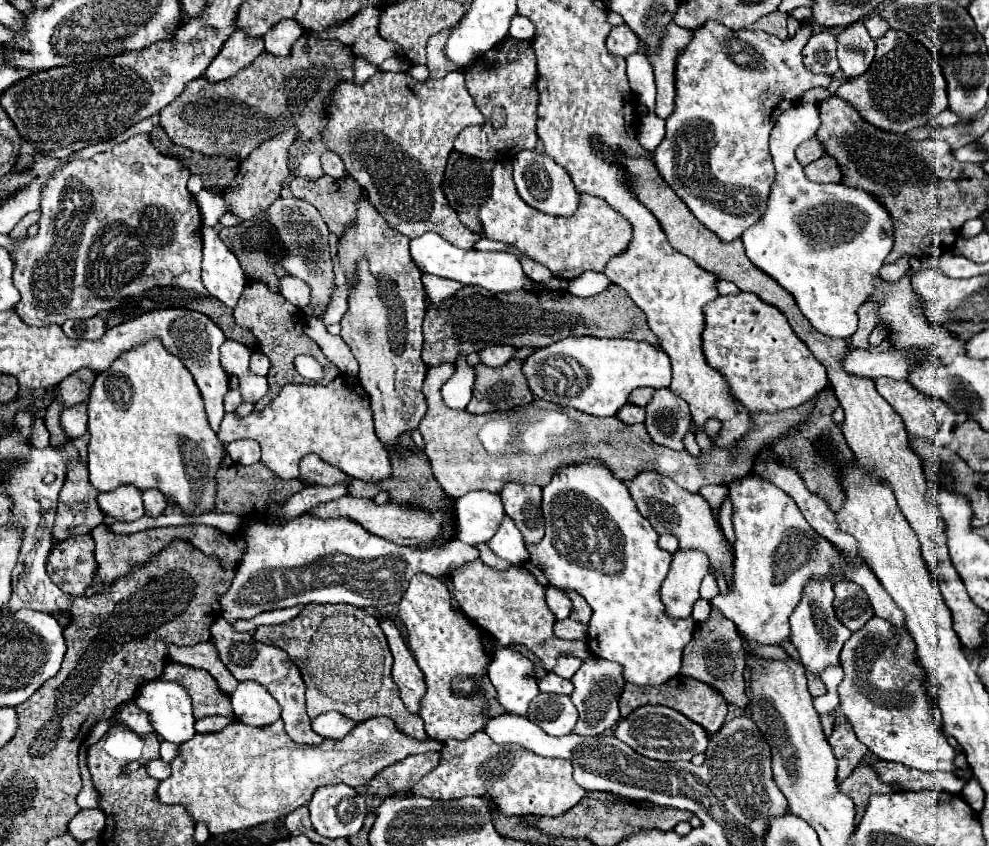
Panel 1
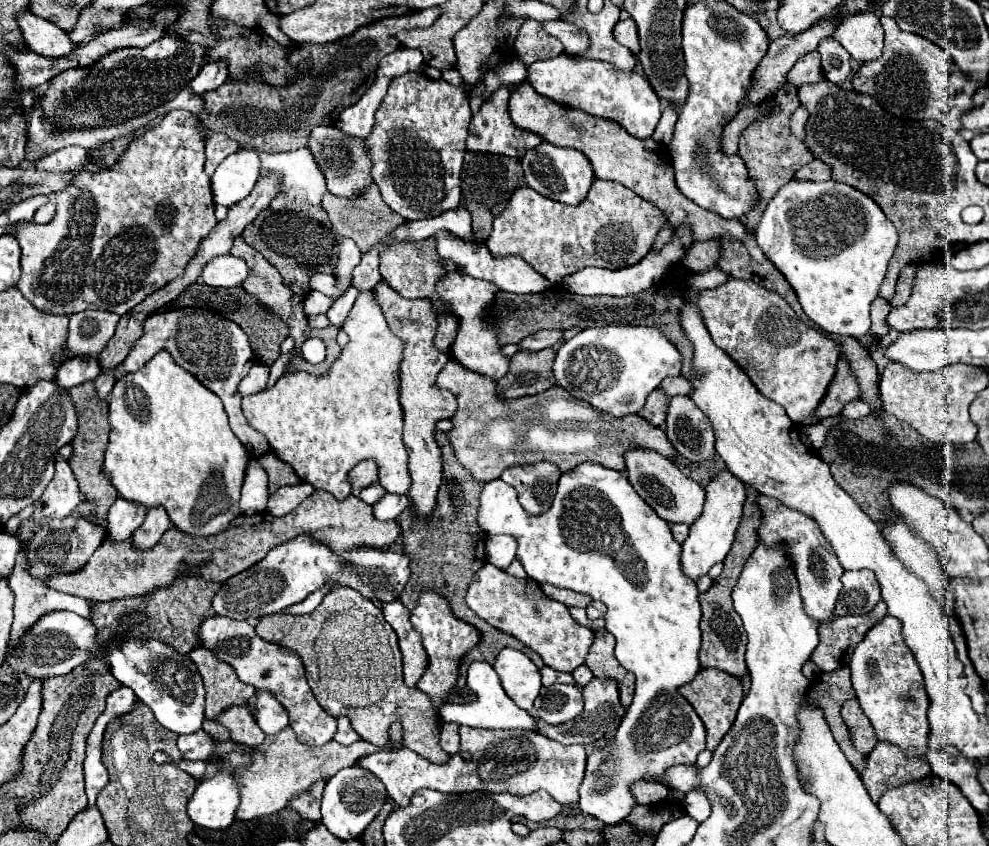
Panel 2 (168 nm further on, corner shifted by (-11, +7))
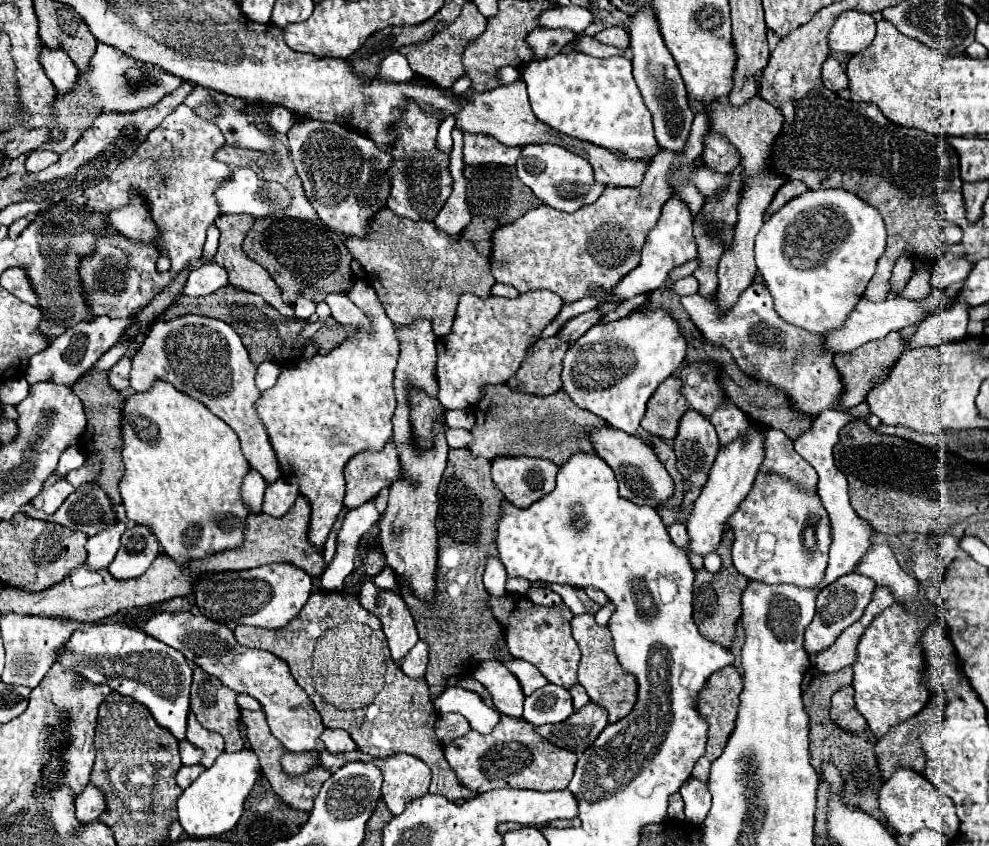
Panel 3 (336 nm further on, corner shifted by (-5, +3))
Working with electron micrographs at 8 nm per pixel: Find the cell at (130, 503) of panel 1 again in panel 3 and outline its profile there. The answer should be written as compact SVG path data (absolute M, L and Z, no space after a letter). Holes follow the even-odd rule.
M119 521L119 523L111 525L109 529L101 531L99 535L87 539L87 545L85 545L87 561L85 561L85 565L89 569L97 569L97 571L107 569L109 563L115 559L115 553L117 553L119 545L121 545L119 539L121 539L125 529L127 529L125 523Z

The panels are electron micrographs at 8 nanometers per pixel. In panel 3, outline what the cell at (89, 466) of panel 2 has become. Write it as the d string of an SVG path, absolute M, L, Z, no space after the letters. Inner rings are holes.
M89 371L83 379L77 381L77 385L73 387L73 393L77 393L77 397L83 401L85 415L87 415L87 427L79 441L79 449L87 455L101 453L103 471L101 471L97 483L109 495L109 499L115 505L119 505L121 495L117 491L117 483L121 481L121 475L125 471L125 467L121 463L121 409L123 409L127 397L123 393L111 389L111 385L107 381L107 371Z

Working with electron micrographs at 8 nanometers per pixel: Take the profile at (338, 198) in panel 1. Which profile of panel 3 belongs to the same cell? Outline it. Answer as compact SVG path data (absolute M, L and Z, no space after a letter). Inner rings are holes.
M387 207L375 215L371 225L367 227L367 233L369 235L365 239L345 239L345 245L363 265L367 273L367 283L375 289L387 317L395 325L405 327L415 323L417 319L427 319L433 325L433 333L437 337L445 337L451 331L461 293L473 293L481 299L491 295L495 279L489 271L489 257L479 255L473 243L469 243L461 235L445 235L443 231L437 231L431 221L411 221L405 217L397 217Z

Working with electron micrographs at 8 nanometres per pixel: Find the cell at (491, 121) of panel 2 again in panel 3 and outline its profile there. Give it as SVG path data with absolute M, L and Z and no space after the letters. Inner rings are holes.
M465 135L463 161L465 165L515 165L521 147L507 147L487 135Z

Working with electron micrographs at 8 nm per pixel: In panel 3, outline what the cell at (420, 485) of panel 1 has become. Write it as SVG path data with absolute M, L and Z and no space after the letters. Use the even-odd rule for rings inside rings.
M449 449L445 477L439 485L439 551L457 549L461 559L455 569L441 565L437 569L437 593L433 603L425 603L413 597L407 585L399 589L399 595L405 599L415 625L419 639L429 647L429 665L425 681L429 683L431 699L437 699L451 675L471 675L477 669L477 663L493 659L493 649L501 637L501 627L497 625L487 591L483 589L481 577L489 557L497 557L497 519L501 515L503 495L495 489L489 475L491 461L469 455L469 449Z

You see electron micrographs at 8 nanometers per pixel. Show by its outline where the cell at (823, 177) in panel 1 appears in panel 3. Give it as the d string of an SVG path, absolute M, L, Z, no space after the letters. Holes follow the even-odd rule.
M787 181L785 185L781 185L781 187L777 189L775 197L773 197L773 203L771 203L769 211L765 213L765 219L771 217L773 213L777 213L787 201L791 201L793 197L797 197L797 195L801 195L801 193L805 193L805 191L807 191L805 183L799 183L799 181Z

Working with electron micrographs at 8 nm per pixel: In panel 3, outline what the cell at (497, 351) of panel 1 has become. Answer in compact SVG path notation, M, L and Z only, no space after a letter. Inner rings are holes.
M597 309L587 311L587 313L581 313L581 315L573 317L571 321L567 321L567 323L563 325L561 331L559 331L559 335L561 335L561 339L565 339L567 343L575 343L581 335L585 335L585 333L587 333L593 325L597 325L601 319L603 319L603 315L601 315L601 311L597 311Z

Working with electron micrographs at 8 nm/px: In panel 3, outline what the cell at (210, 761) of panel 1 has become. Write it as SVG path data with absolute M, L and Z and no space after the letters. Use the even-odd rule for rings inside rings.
M307 751L307 753L287 753L283 757L283 771L297 777L305 773L309 767L315 765L315 759L319 757L317 751Z

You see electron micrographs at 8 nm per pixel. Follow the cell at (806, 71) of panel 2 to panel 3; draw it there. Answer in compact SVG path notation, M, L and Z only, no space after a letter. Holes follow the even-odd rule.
M843 11L829 31L829 47L833 51L853 55L869 47L875 37L875 19L869 13Z

